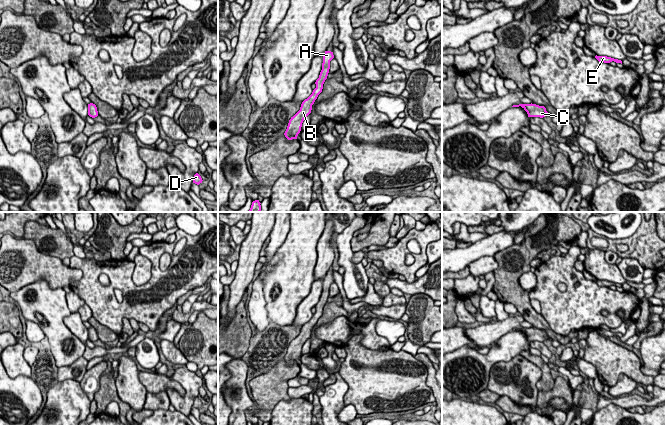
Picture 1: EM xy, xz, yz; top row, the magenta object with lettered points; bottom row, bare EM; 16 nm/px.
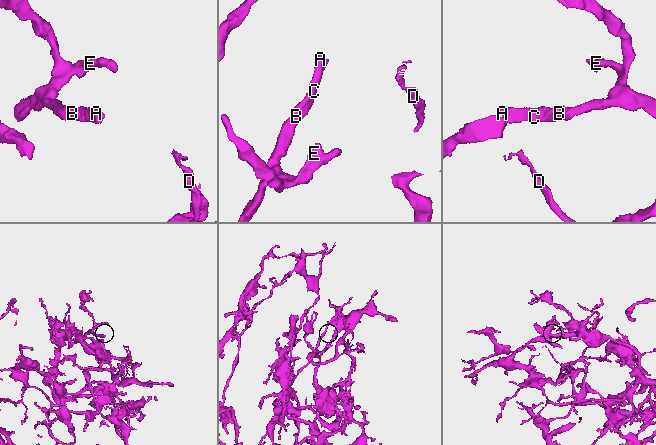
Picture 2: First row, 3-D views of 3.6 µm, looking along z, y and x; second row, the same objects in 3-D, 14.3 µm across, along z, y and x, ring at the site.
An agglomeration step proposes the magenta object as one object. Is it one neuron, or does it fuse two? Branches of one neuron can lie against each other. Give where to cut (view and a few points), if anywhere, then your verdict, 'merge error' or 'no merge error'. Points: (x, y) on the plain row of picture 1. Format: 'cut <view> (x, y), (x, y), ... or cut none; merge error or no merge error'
cut none; no merge error

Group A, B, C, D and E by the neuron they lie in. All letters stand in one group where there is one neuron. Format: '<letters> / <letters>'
A B C D E

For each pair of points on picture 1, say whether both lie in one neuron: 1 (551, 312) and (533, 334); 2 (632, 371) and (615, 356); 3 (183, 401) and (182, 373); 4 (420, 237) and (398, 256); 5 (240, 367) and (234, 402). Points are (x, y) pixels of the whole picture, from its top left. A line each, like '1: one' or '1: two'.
1: two
2: one
3: one
4: one
5: one

